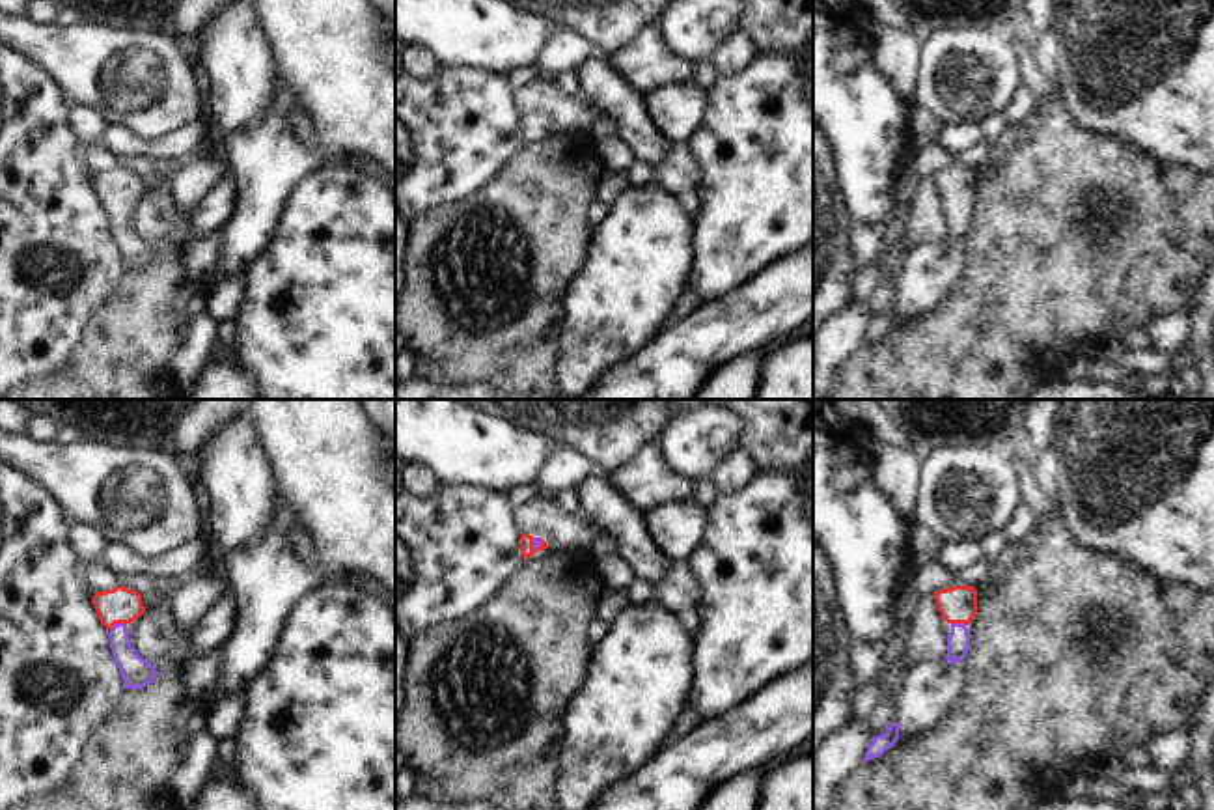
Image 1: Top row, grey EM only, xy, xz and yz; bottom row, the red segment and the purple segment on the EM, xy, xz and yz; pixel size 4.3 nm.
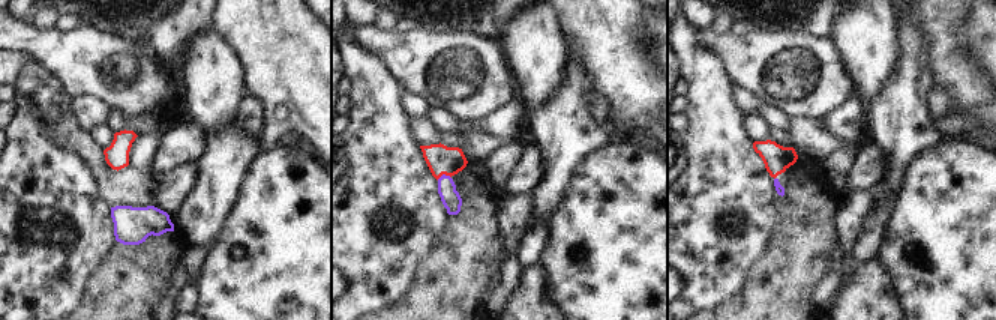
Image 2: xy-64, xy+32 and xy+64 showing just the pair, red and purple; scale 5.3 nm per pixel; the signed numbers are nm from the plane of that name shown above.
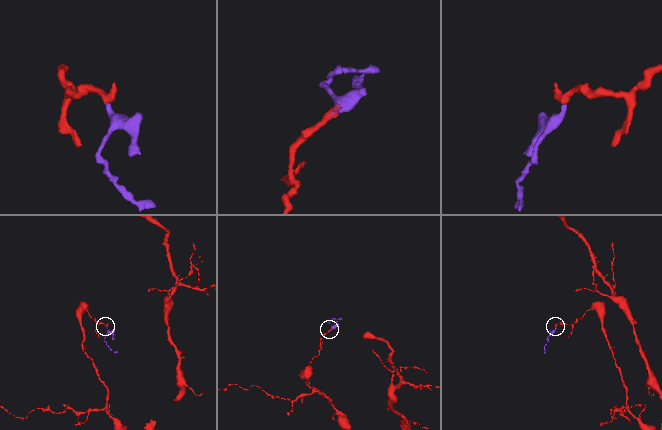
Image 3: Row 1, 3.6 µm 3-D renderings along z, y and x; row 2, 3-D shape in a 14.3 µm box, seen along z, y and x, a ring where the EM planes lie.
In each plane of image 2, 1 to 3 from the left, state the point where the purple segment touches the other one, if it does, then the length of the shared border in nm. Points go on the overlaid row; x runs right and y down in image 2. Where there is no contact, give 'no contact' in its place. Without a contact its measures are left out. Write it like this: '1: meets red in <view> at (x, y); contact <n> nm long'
1: no contact
2: meets red in xy+32 at (443, 173); contact 80 nm long
3: no contact

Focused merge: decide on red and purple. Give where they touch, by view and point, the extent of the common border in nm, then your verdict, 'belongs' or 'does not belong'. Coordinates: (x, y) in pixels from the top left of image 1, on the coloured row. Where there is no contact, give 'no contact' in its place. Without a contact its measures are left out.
xy (116, 622) | 80 nm | belongs

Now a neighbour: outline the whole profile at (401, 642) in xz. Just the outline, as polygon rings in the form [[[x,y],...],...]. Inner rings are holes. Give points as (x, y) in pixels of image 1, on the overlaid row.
[[[395,629],[395,724],[405,705],[405,666],[408,661],[408,638]]]

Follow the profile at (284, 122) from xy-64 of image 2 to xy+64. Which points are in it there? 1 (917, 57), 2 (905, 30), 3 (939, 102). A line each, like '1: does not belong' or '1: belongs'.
1: does not belong
2: does not belong
3: does not belong

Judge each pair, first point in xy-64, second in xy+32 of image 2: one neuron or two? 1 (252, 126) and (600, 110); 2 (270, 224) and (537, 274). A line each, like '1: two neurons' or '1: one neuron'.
1: one neuron
2: two neurons

